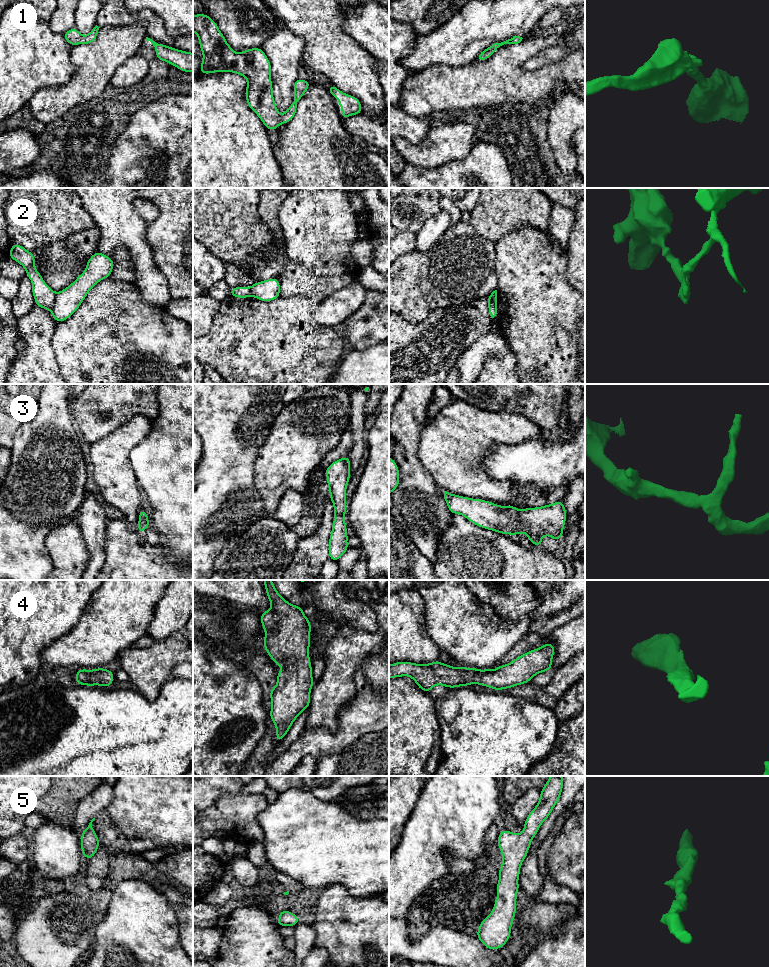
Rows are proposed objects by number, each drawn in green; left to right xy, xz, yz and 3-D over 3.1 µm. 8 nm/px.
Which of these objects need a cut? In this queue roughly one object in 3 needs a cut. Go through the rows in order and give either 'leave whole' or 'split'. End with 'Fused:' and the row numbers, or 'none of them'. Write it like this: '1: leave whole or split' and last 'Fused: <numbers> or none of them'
1: leave whole
2: split
3: leave whole
4: leave whole
5: leave whole
Fused: 2

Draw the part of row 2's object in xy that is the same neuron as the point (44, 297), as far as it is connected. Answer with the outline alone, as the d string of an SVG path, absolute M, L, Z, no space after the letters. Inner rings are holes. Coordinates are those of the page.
M13 243L8 257L25 268L26 275L32 282L32 294L36 306L51 310L57 293L44 282L41 274L35 268L35 257L33 253L26 250L23 246Z

